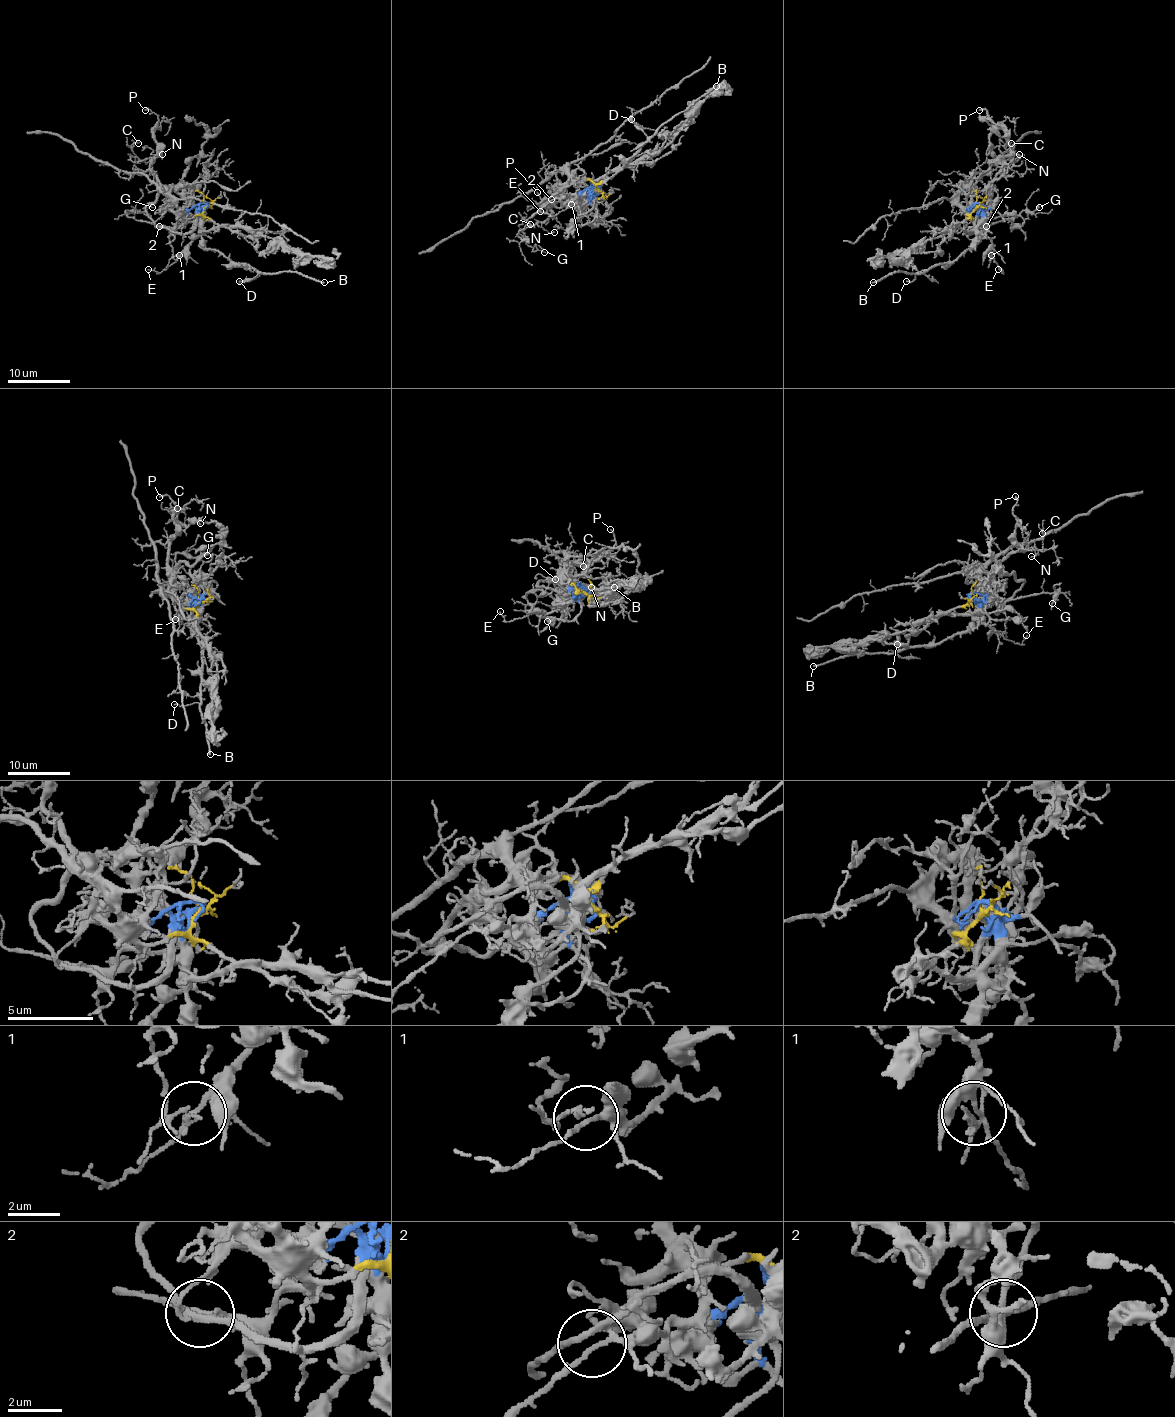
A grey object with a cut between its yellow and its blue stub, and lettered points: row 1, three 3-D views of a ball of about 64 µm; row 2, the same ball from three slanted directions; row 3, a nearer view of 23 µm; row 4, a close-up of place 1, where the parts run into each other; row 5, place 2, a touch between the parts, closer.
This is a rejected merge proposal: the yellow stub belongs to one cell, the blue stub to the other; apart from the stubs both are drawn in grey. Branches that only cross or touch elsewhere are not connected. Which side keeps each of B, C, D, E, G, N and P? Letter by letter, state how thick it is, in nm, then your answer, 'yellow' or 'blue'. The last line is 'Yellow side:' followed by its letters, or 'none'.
B: 200 nm | blue
C: 100 nm | yellow
D: 110 nm | blue
E: 50 nm | blue
G: 130 nm | yellow
N: 100 nm | yellow
P: 140 nm | yellow
Yellow side: C, G, N, P

